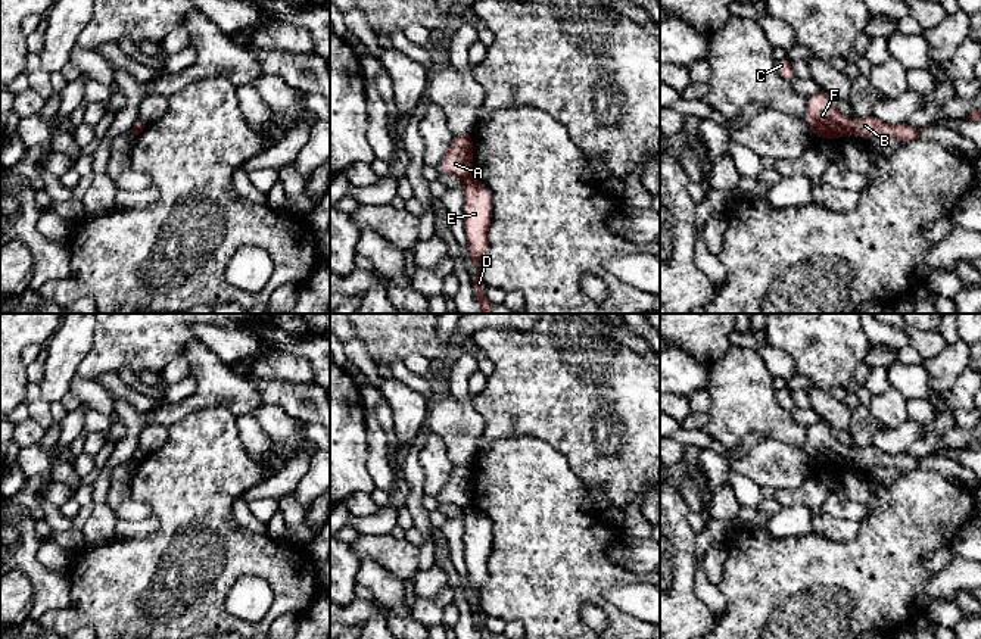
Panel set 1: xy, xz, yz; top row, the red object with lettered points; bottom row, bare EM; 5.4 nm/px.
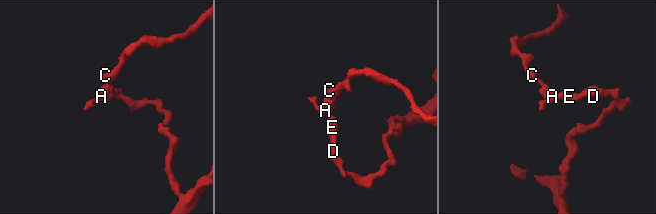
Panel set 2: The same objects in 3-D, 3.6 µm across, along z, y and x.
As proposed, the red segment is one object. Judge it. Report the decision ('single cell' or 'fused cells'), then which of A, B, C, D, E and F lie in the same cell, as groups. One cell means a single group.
fused cells | A C F / B D E

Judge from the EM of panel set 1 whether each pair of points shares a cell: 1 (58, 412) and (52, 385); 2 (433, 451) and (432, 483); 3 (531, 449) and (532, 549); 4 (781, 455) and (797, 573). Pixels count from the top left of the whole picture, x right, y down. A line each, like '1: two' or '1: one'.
1: two
2: one
3: one
4: two

